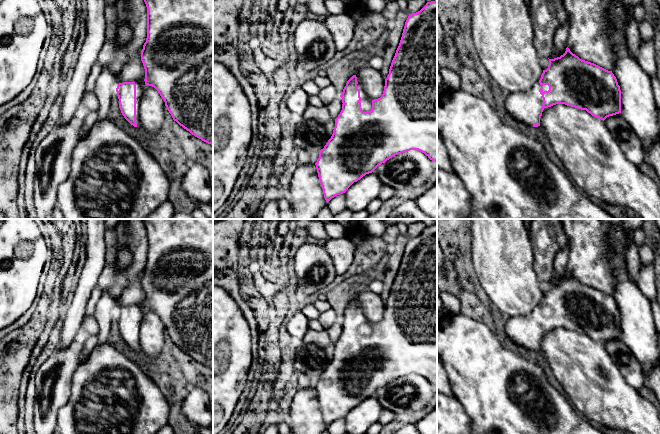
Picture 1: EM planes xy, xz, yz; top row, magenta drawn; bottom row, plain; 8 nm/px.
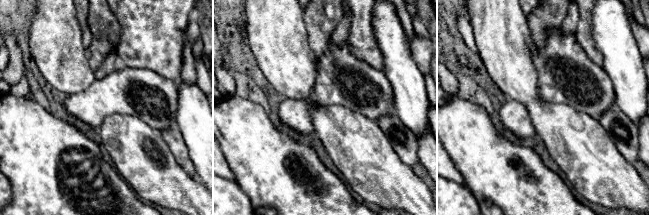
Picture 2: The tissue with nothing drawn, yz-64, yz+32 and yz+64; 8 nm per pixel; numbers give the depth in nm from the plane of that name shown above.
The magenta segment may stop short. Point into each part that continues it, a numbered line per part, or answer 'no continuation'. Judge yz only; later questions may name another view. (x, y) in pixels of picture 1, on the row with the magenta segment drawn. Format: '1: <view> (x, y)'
1: yz (525, 107)

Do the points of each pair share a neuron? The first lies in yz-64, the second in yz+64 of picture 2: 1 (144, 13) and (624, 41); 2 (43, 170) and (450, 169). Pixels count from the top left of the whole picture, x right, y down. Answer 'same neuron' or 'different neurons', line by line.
1: different neurons
2: different neurons

